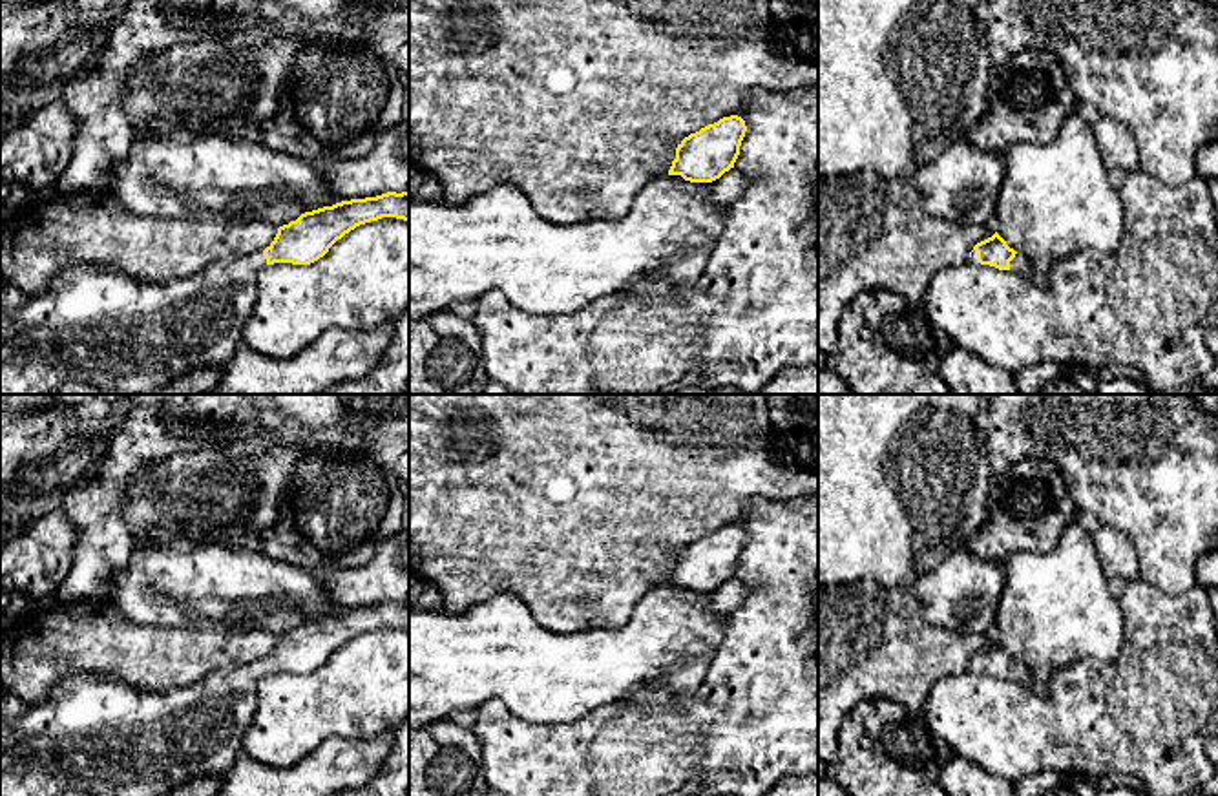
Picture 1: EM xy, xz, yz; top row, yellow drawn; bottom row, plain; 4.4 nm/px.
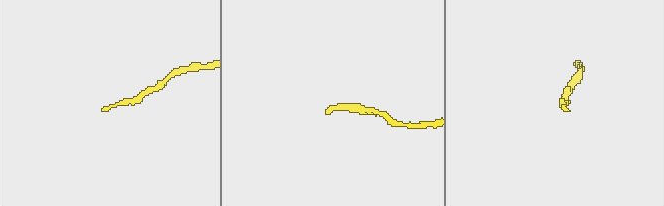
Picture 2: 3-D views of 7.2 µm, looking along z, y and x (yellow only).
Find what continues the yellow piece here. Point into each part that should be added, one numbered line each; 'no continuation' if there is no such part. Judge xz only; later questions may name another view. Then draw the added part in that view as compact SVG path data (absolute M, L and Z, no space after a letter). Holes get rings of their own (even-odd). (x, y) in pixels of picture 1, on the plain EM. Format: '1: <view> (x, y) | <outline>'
no continuation

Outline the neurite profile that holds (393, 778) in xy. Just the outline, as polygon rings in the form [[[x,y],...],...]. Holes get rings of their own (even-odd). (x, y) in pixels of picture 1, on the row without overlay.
[[[409,716],[402,723],[396,741],[378,774],[358,789],[332,796],[409,796]]]

